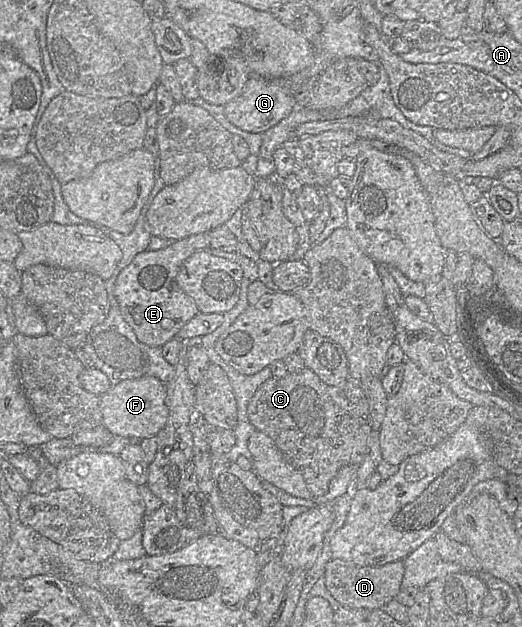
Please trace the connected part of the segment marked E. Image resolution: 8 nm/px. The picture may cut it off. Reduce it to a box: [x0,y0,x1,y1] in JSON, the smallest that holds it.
[114,232,210,347]

